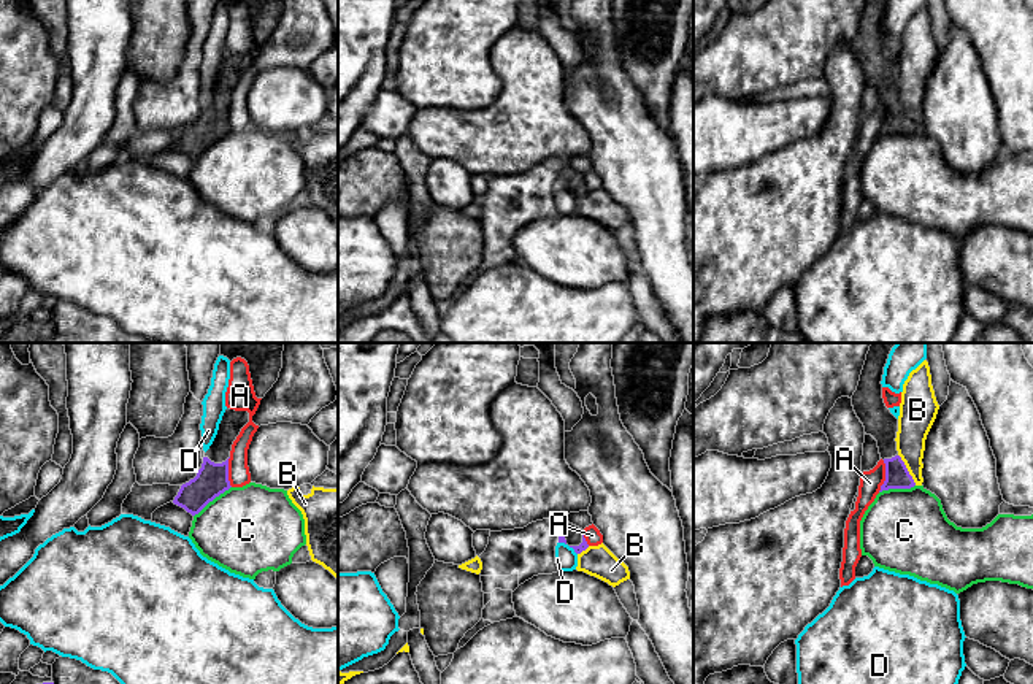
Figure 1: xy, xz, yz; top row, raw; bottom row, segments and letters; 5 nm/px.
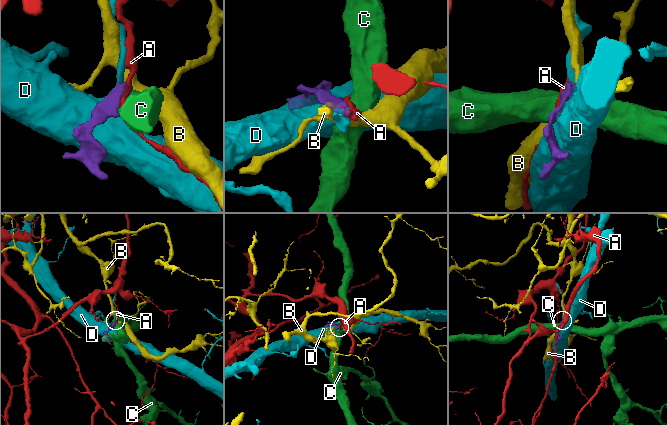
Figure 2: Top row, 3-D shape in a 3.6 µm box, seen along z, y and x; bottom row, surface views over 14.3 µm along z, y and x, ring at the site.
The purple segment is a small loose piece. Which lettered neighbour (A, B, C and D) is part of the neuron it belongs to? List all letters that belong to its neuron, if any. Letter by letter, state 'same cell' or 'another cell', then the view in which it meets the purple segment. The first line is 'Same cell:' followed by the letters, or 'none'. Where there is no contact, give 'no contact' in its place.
Same cell: none
A: another cell; contact in yz
B: another cell; contact in yz
C: another cell; contact in xy
D: another cell; contact in xz

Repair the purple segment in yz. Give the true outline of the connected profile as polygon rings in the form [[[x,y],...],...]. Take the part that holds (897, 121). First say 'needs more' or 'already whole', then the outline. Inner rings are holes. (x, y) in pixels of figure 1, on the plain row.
needs more; [[[866,0],[852,51],[865,71],[865,78],[877,86],[881,103],[885,108],[885,125],[881,135],[911,133],[916,130],[897,95],[898,63],[882,43],[882,19],[889,0]]]

